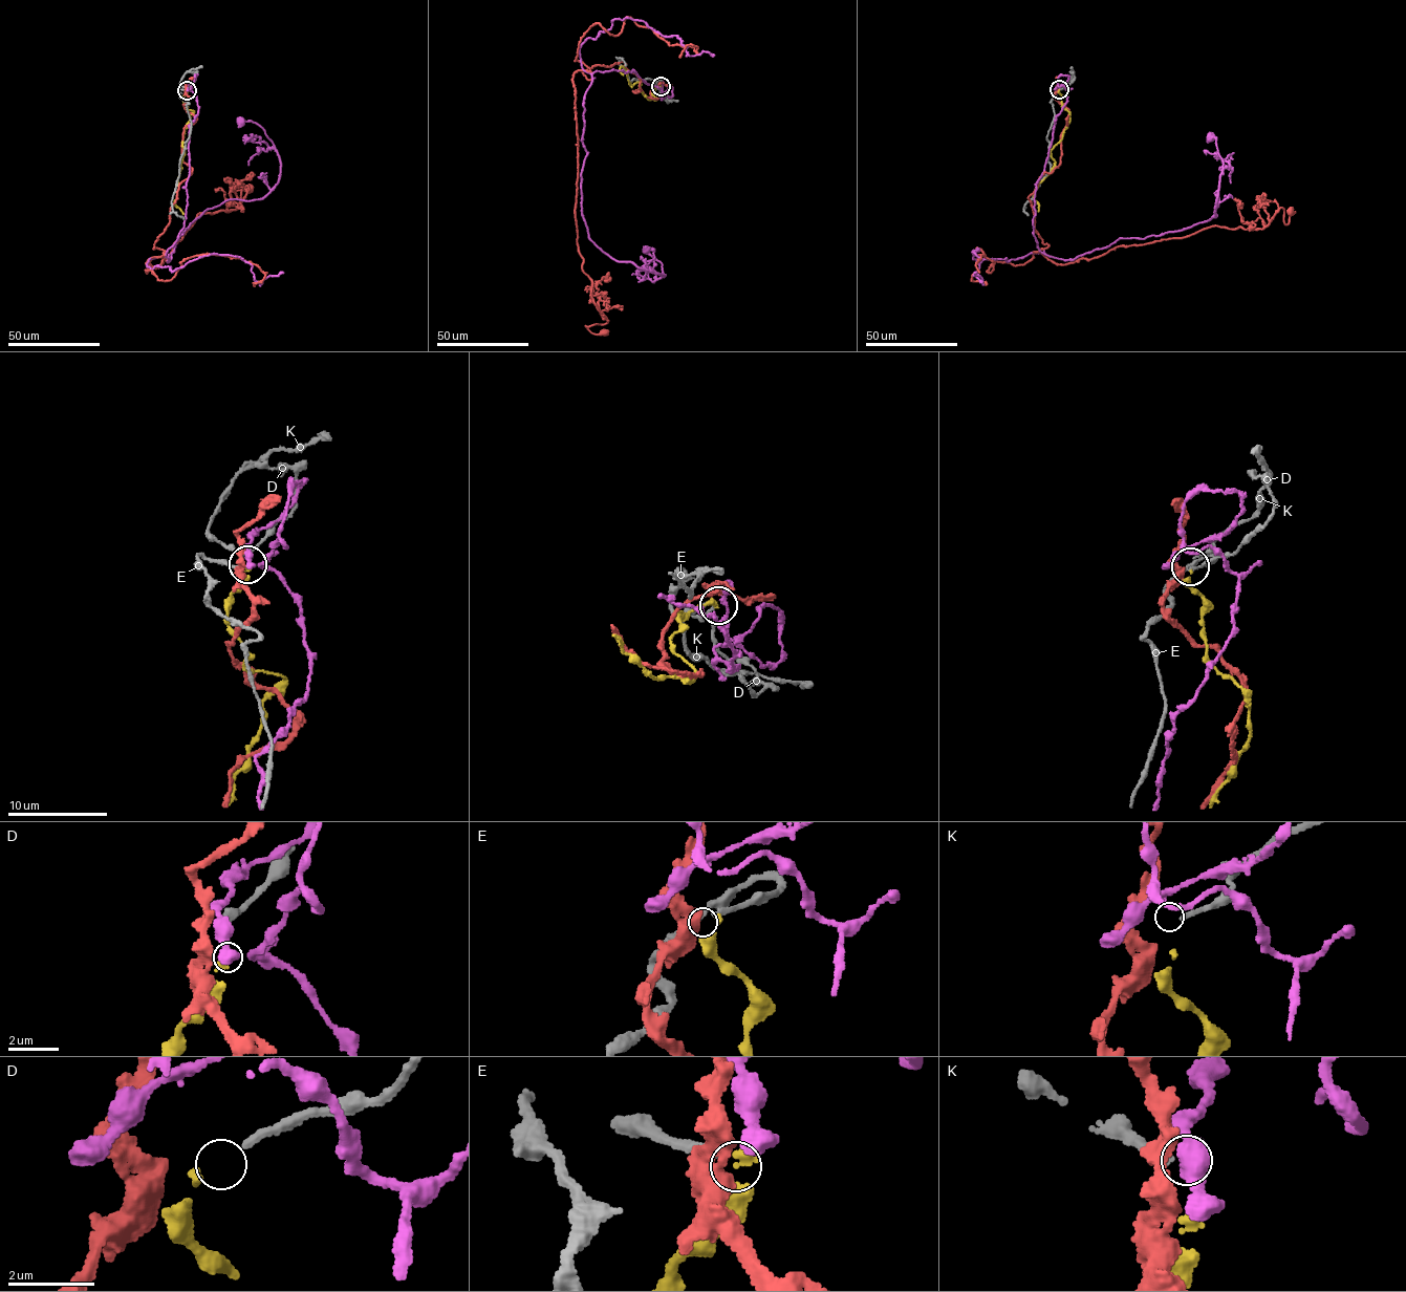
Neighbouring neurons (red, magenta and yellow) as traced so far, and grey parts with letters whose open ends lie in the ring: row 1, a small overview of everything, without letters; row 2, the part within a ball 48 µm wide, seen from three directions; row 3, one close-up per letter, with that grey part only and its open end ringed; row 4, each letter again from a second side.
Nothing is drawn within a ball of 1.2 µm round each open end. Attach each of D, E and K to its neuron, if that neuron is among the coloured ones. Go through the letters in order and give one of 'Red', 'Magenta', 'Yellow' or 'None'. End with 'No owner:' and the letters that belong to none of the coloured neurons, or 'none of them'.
D: Yellow
E: None
K: None
No owner: E, K

